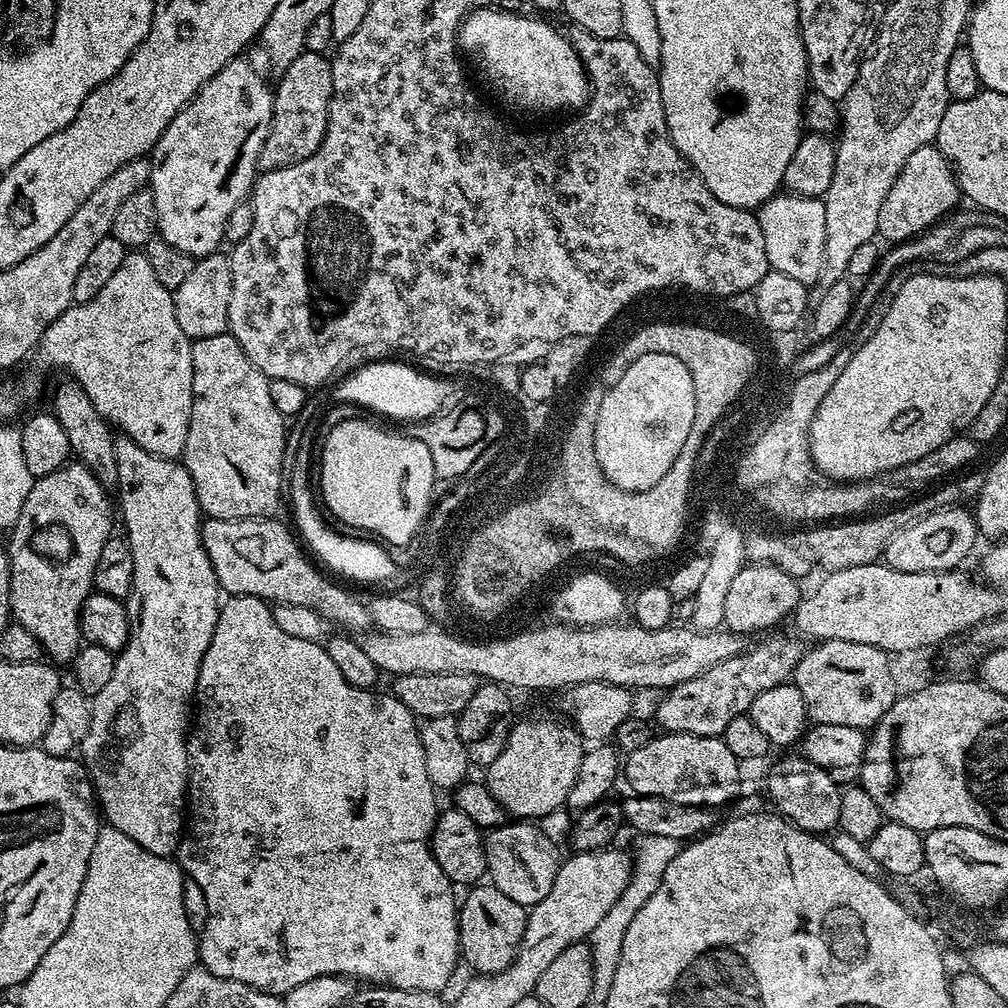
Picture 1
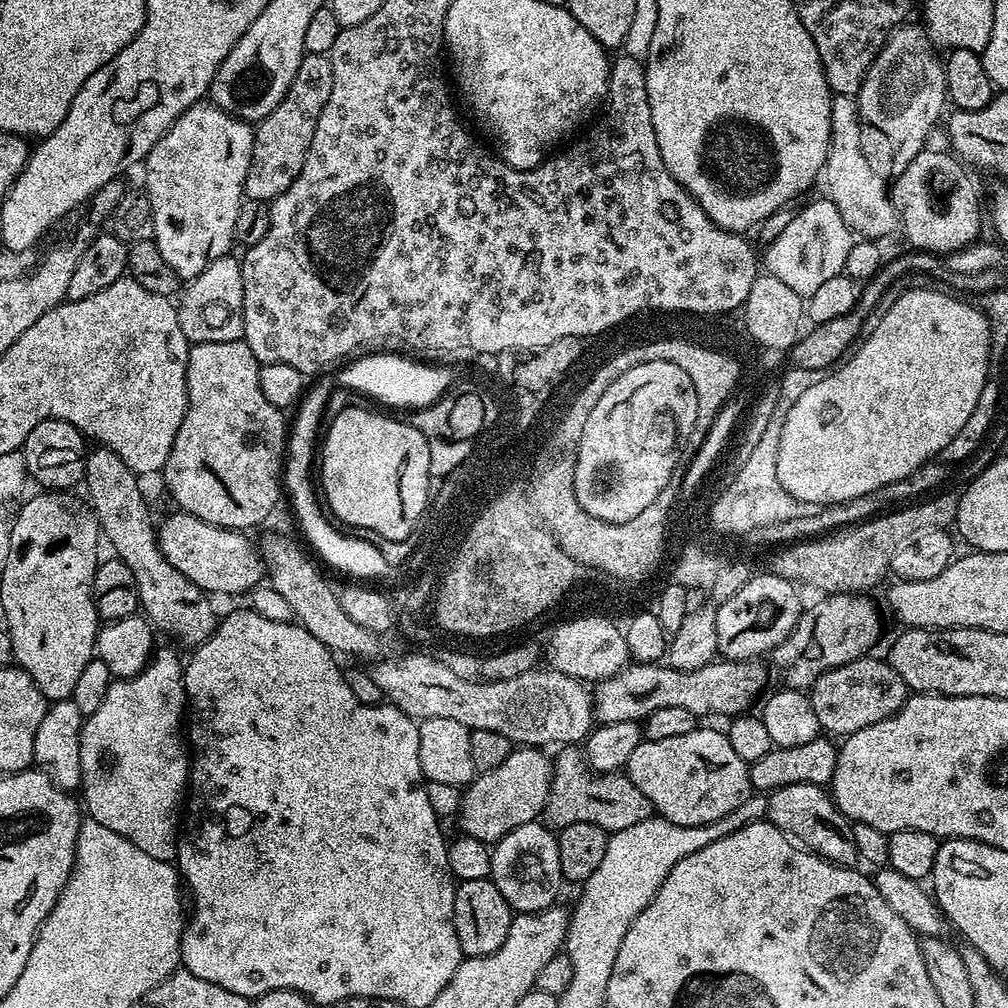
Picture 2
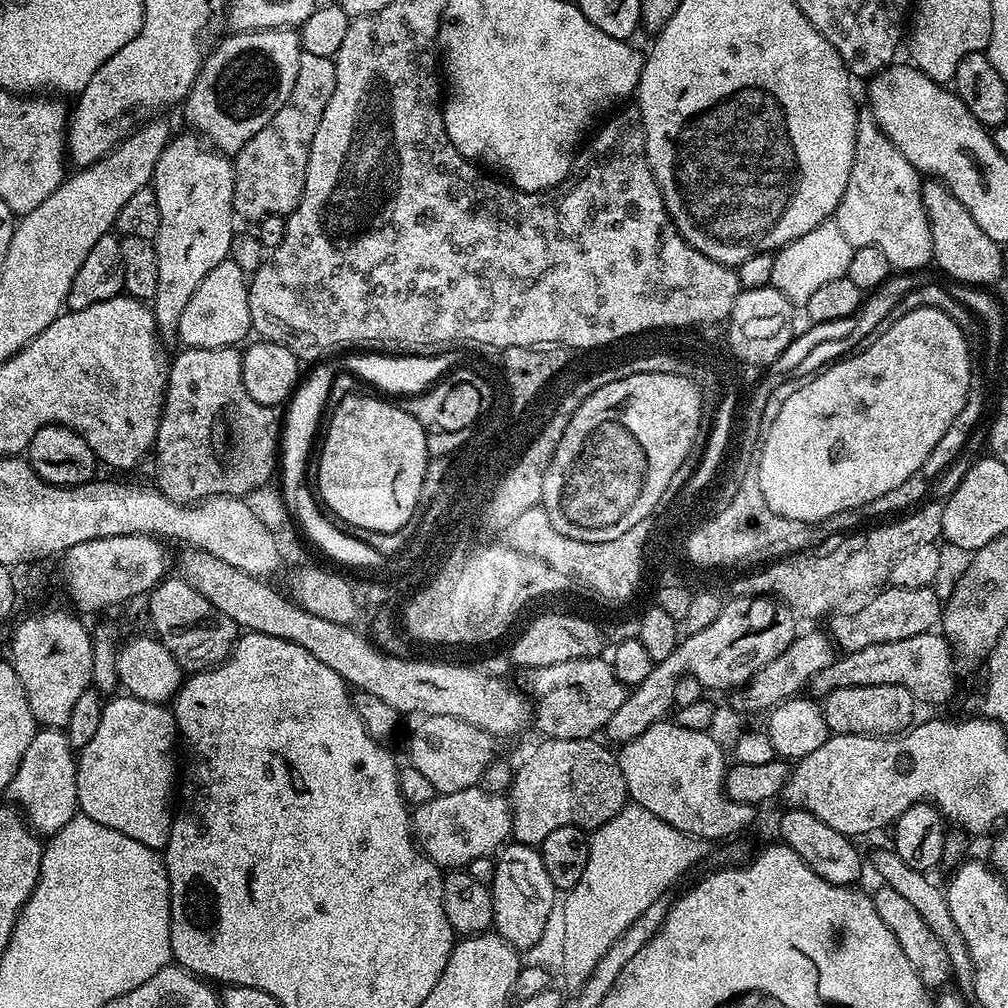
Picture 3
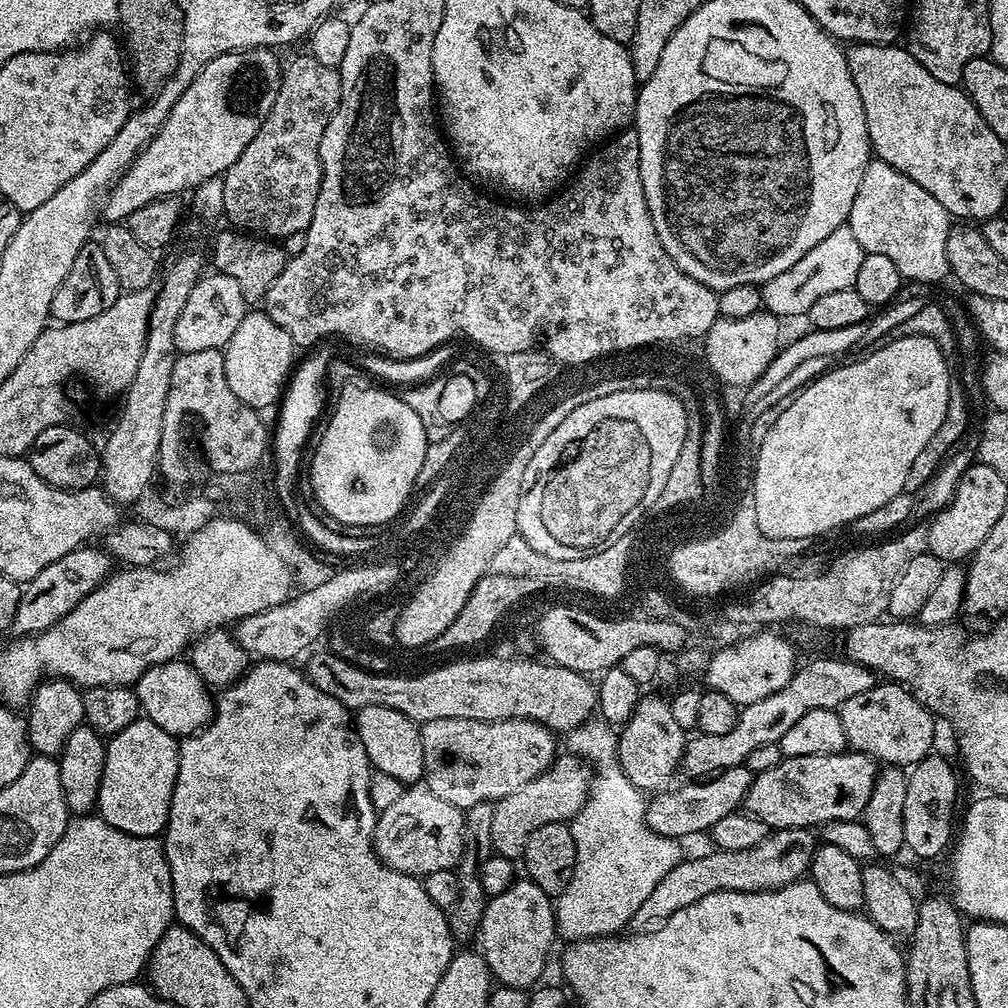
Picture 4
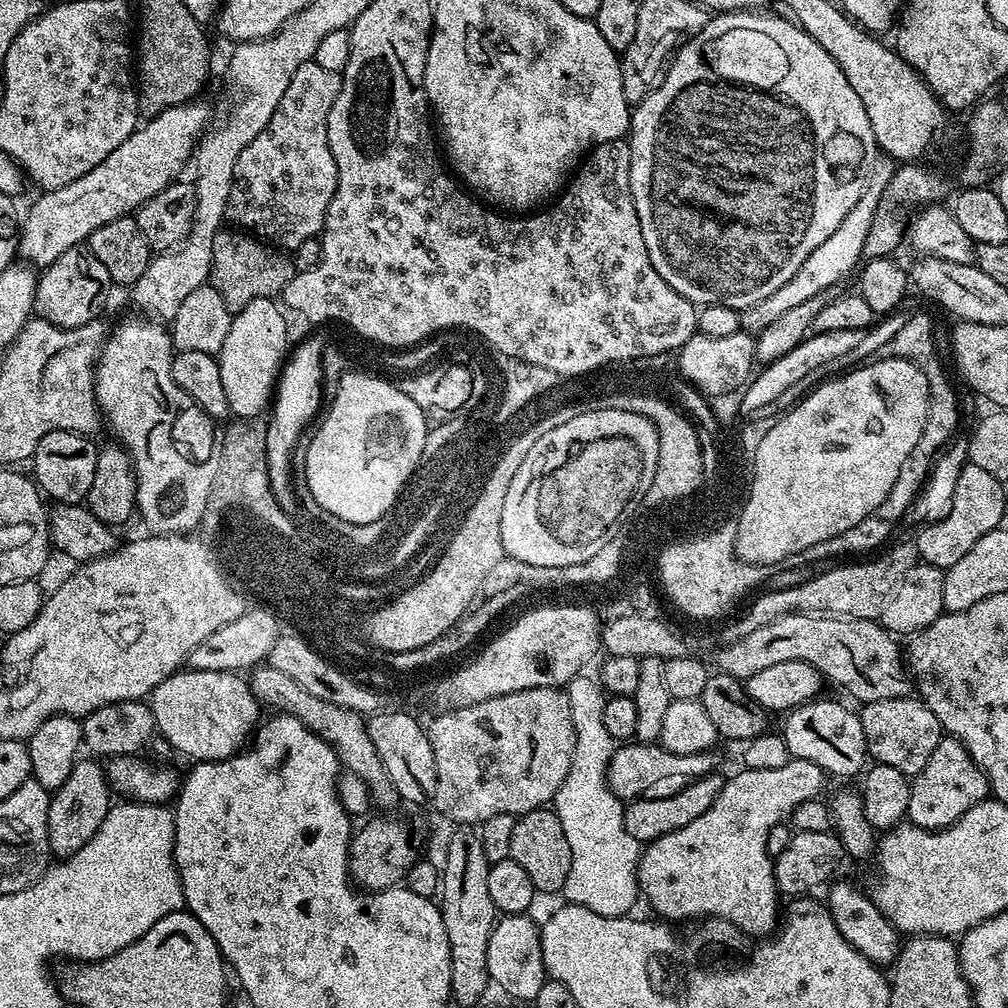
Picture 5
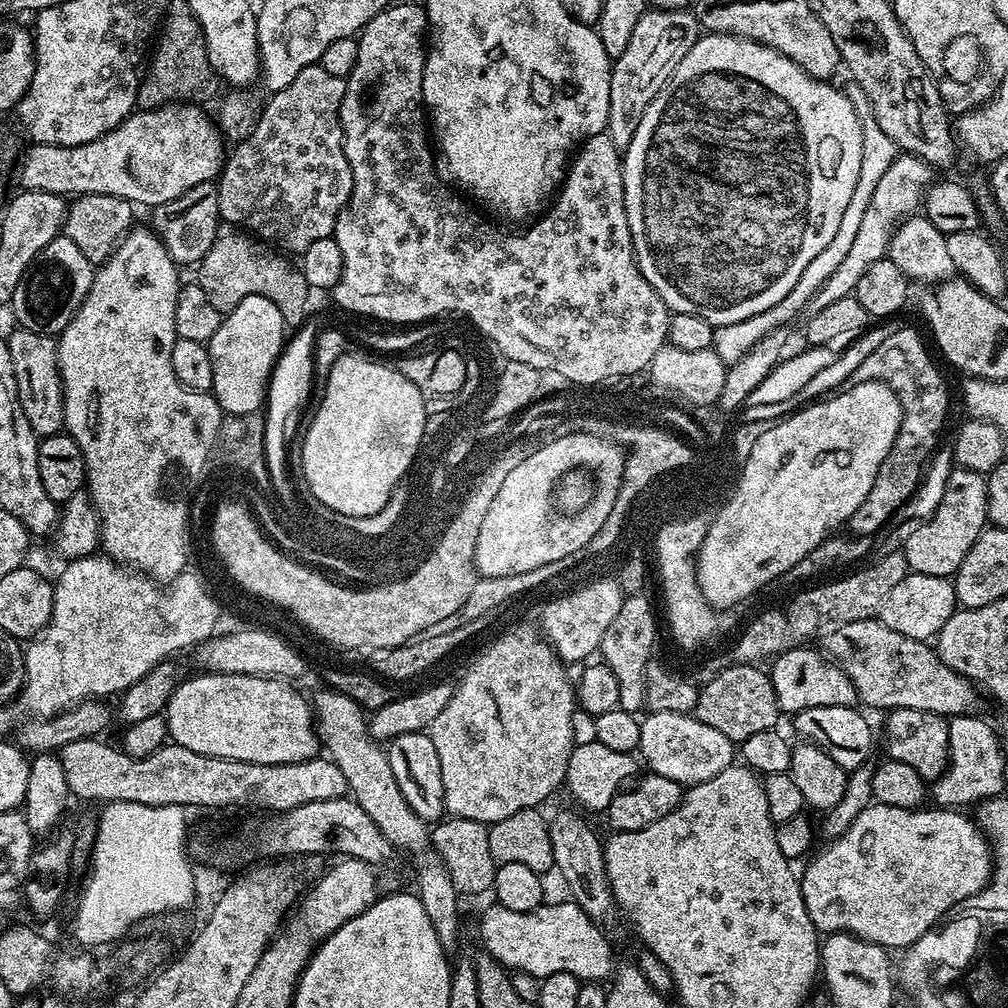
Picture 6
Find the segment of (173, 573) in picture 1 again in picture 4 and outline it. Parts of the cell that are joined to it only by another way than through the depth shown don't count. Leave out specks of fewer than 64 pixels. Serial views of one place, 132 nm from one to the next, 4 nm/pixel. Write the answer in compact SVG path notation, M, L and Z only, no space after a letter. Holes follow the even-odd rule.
M138 718L106 744L102 786L98 786L96 808L110 826L131 836L159 837L168 827L174 782L178 778L177 737L166 734L153 720Z

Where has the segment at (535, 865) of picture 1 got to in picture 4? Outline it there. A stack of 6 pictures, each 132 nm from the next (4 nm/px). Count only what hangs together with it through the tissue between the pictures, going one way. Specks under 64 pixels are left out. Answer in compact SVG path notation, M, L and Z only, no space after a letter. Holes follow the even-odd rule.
M518 878L505 892L485 903L479 932L478 951L493 977L506 988L531 989L548 964L552 943L558 940L553 901L532 880Z

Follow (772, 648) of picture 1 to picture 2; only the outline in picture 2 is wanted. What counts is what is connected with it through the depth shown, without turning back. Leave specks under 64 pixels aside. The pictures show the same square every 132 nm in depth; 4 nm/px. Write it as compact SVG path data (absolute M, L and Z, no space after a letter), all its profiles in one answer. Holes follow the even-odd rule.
M828 594L801 611L794 630L770 653L787 687L811 689L823 672L873 651L871 648L880 640L880 612L867 598L864 594Z

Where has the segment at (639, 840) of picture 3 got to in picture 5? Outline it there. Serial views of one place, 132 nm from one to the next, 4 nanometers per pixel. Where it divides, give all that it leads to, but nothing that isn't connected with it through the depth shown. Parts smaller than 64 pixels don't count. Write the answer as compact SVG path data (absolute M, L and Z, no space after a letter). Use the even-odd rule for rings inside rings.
M581 674L573 678L566 691L570 698L570 722L574 722L574 758L570 762L570 770L562 782L554 801L554 811L558 822L562 822L562 830L566 830L566 842L570 842L570 874L566 874L566 882L562 896L567 903L586 906L586 910L594 910L594 914L603 916L626 916L633 910L638 900L636 883L636 864L640 861L641 841L634 839L626 831L624 825L624 804L610 790L608 785L608 763L616 751L617 741L610 738L606 725L602 723L606 711L608 696L595 675Z

